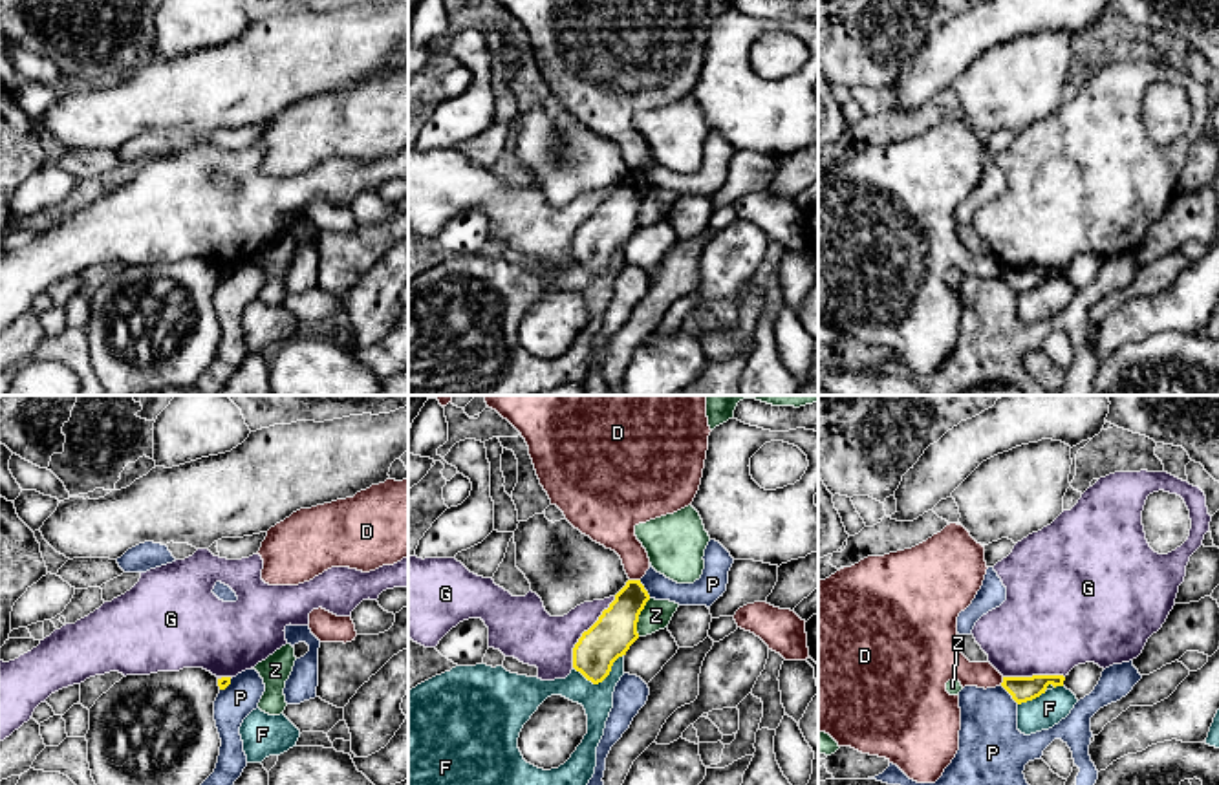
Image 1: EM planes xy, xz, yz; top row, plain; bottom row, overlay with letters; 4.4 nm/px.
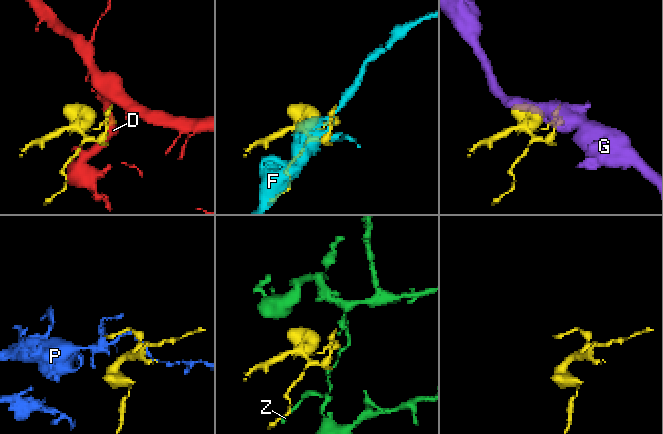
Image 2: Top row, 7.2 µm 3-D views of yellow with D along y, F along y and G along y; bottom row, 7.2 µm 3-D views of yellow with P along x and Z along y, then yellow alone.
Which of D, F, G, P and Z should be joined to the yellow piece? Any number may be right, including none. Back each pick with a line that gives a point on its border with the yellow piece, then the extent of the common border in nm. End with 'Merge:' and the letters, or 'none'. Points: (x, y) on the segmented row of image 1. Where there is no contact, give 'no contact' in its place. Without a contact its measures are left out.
Merge: none

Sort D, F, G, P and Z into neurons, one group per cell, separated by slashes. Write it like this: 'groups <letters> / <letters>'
groups D / F / G / P / Z

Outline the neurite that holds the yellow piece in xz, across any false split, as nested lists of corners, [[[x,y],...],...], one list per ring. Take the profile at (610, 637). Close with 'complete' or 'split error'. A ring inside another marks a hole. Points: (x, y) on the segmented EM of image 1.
[[[628,580],[599,620],[573,648],[573,668],[593,684],[602,683],[613,662],[639,639],[639,615],[650,600],[641,580]]]; complete

